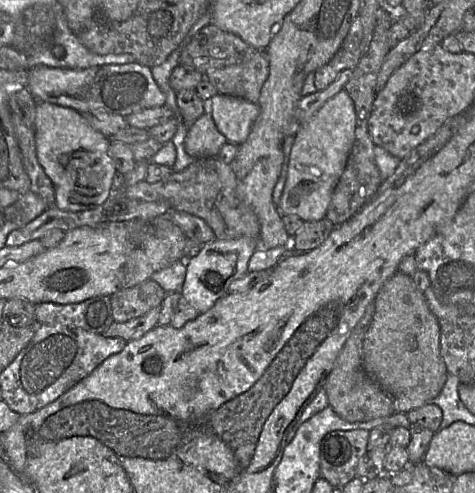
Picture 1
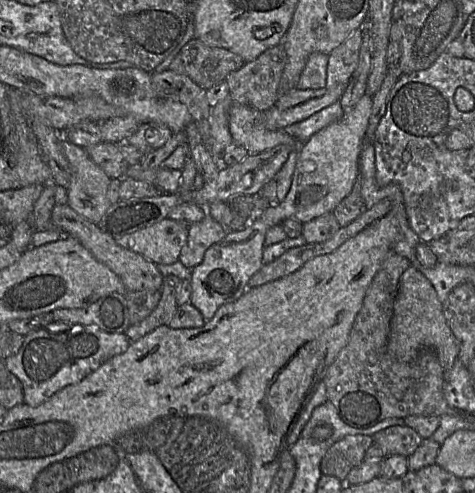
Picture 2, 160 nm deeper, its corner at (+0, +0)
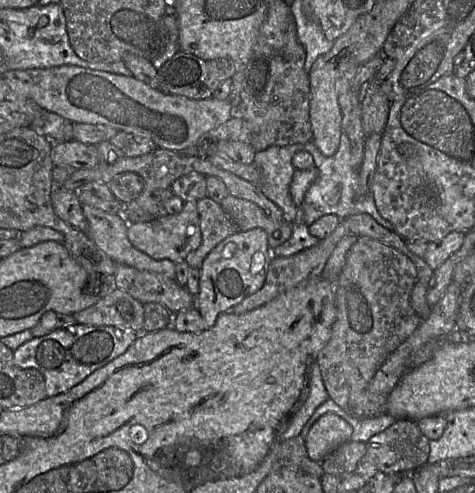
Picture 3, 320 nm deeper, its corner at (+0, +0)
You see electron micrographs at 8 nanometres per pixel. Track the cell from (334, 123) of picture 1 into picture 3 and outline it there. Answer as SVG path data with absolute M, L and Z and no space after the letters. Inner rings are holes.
M261 228L238 231L210 251L200 269L199 293L196 296L196 308L205 321L206 329L216 323L221 313L231 311L263 287L272 256L267 233Z

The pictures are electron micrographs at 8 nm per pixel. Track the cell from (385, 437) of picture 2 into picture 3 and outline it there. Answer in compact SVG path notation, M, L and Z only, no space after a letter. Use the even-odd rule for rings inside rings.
M400 419L383 432L369 439L364 457L368 457L368 460L377 468L378 473L404 475L428 464L429 454L429 439L418 428L416 421Z

